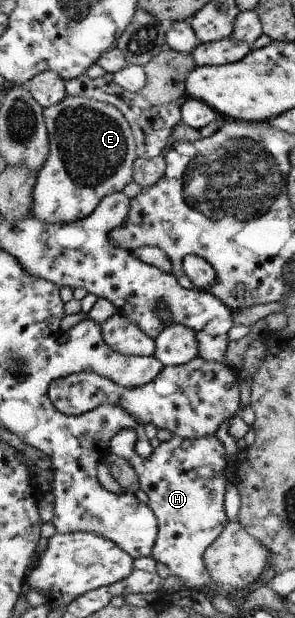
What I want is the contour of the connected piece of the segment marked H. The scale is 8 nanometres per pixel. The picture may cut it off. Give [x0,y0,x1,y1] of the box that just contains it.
[109,429,229,591]

